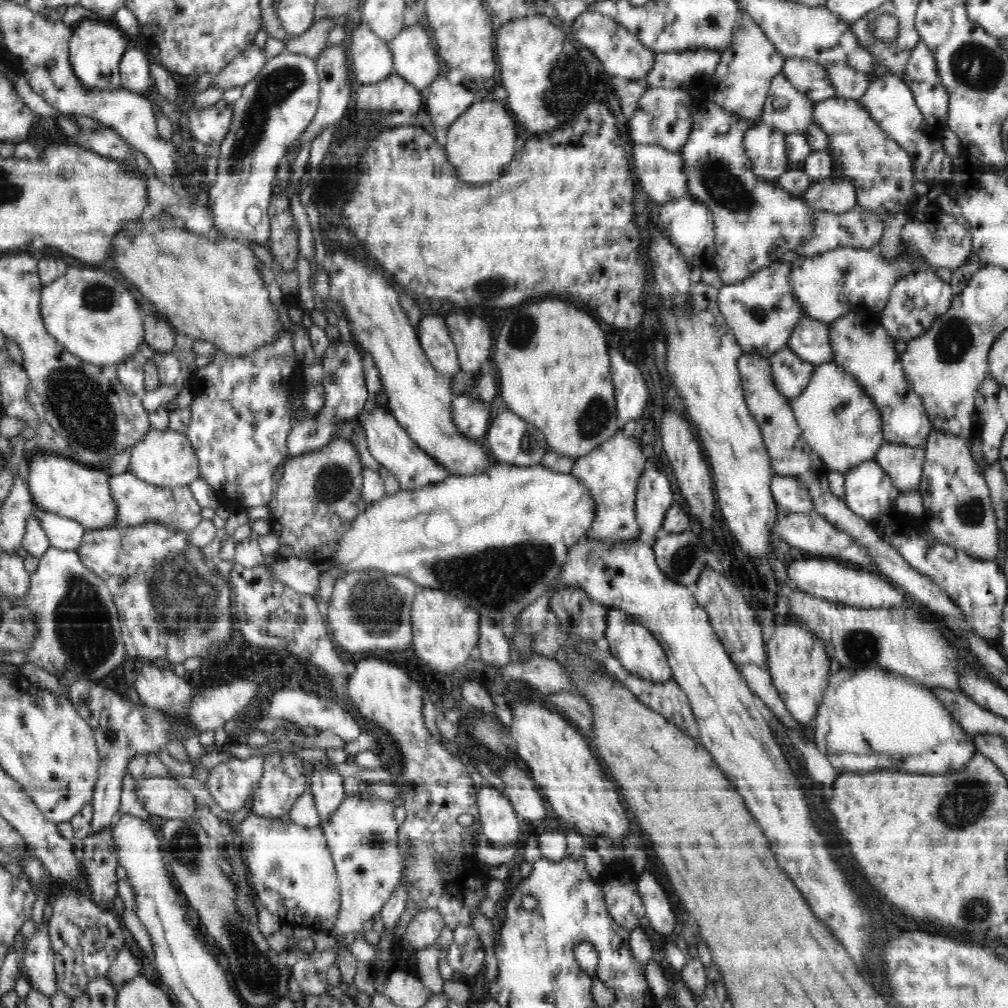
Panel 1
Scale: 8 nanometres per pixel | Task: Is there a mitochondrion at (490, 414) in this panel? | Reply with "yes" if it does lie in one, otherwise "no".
no

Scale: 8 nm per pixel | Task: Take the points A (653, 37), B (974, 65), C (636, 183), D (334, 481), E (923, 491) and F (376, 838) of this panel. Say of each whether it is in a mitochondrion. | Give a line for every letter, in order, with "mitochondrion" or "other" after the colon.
A: other
B: mitochondrion
C: other
D: mitochondrion
E: other
F: mitochondrion

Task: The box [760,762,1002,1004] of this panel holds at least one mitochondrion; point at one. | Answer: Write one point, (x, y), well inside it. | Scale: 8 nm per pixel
(968, 800)

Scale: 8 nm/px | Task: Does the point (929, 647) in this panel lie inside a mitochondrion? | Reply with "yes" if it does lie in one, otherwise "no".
no

